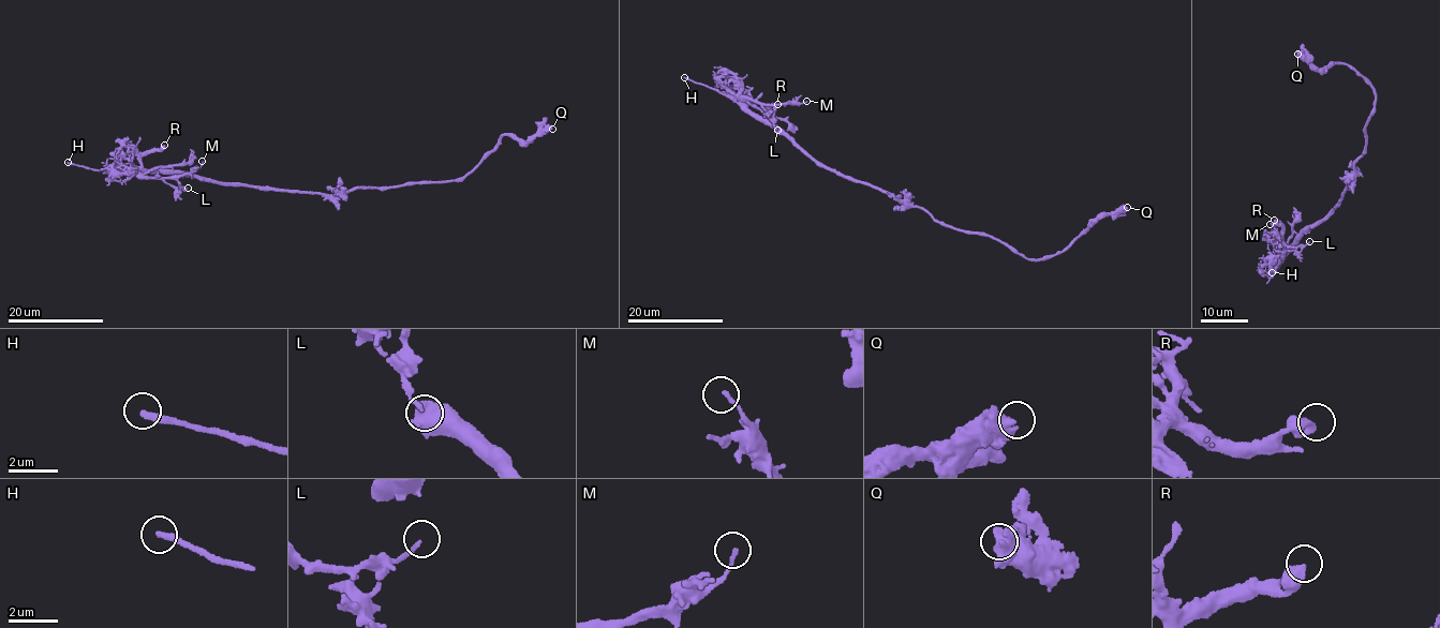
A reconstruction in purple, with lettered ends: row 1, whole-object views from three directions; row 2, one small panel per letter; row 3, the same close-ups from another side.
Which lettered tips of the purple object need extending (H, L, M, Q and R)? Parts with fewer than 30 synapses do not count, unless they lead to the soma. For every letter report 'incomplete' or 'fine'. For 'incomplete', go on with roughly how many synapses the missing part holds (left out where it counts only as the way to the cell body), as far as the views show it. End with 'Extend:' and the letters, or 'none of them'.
H: incomplete
L: fine
M: fine
Q: fine
R: fine
Extend: H

